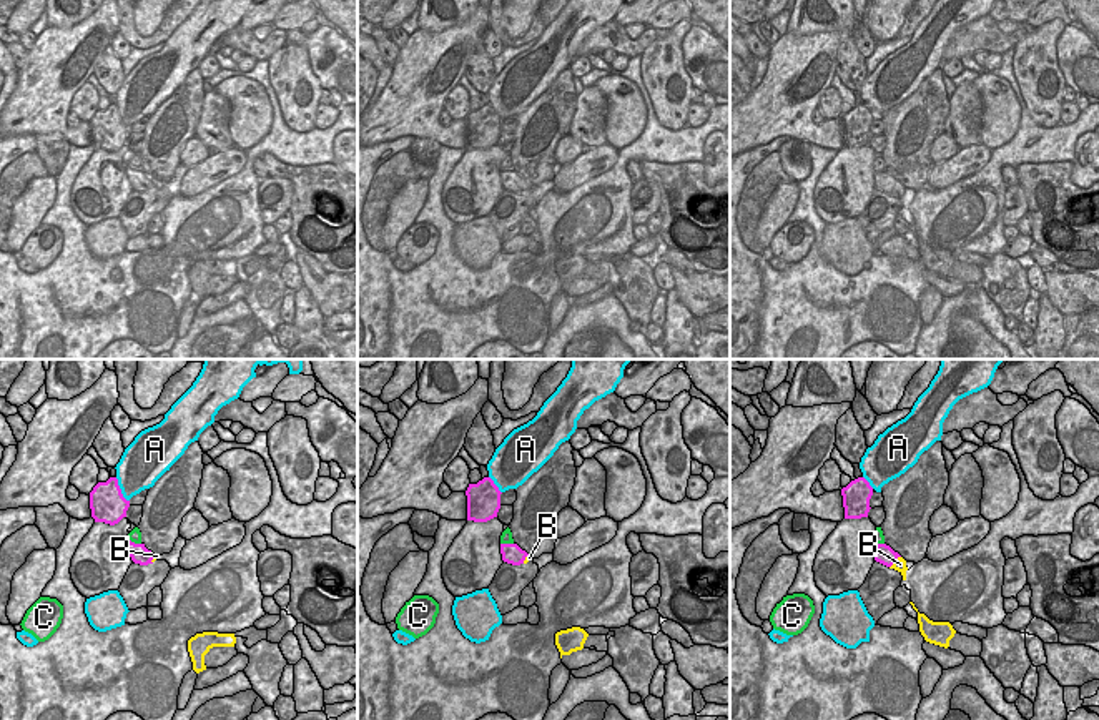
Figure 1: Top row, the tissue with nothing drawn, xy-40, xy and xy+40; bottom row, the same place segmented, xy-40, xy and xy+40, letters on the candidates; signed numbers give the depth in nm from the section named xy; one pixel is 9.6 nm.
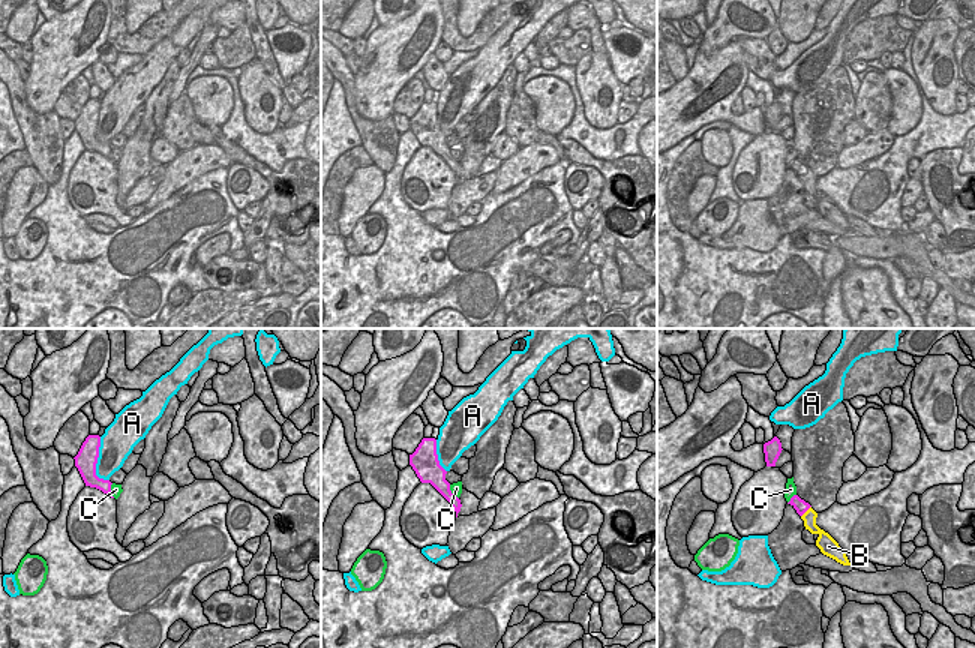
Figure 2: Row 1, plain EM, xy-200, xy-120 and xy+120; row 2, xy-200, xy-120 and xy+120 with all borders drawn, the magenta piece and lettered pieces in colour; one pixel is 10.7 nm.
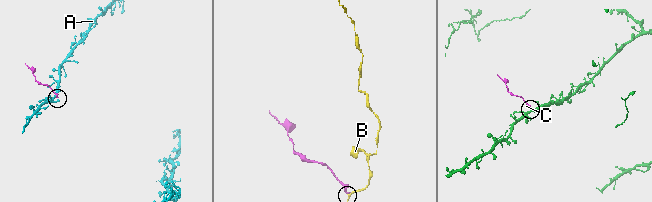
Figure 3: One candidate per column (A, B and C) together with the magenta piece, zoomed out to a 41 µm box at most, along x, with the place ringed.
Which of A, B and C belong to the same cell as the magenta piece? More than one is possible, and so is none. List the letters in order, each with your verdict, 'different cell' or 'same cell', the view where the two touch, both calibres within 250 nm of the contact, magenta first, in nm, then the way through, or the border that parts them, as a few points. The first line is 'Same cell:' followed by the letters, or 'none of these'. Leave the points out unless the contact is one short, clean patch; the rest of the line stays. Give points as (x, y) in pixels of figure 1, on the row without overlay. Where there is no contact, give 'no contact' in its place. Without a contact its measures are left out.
Same cell: none of these
A: different cell; meets magenta in xy-40; 340 nm thick on the magenta side, 380 nm on the other
B: different cell; meets magenta in xy+40; 190 nm thick on the magenta side, 120 nm on the other; border along xy+40 (900, 183), (890, 195)
C: different cell; meets magenta in xy-40; 180 nm thick on the magenta side, 130 nm on the other

